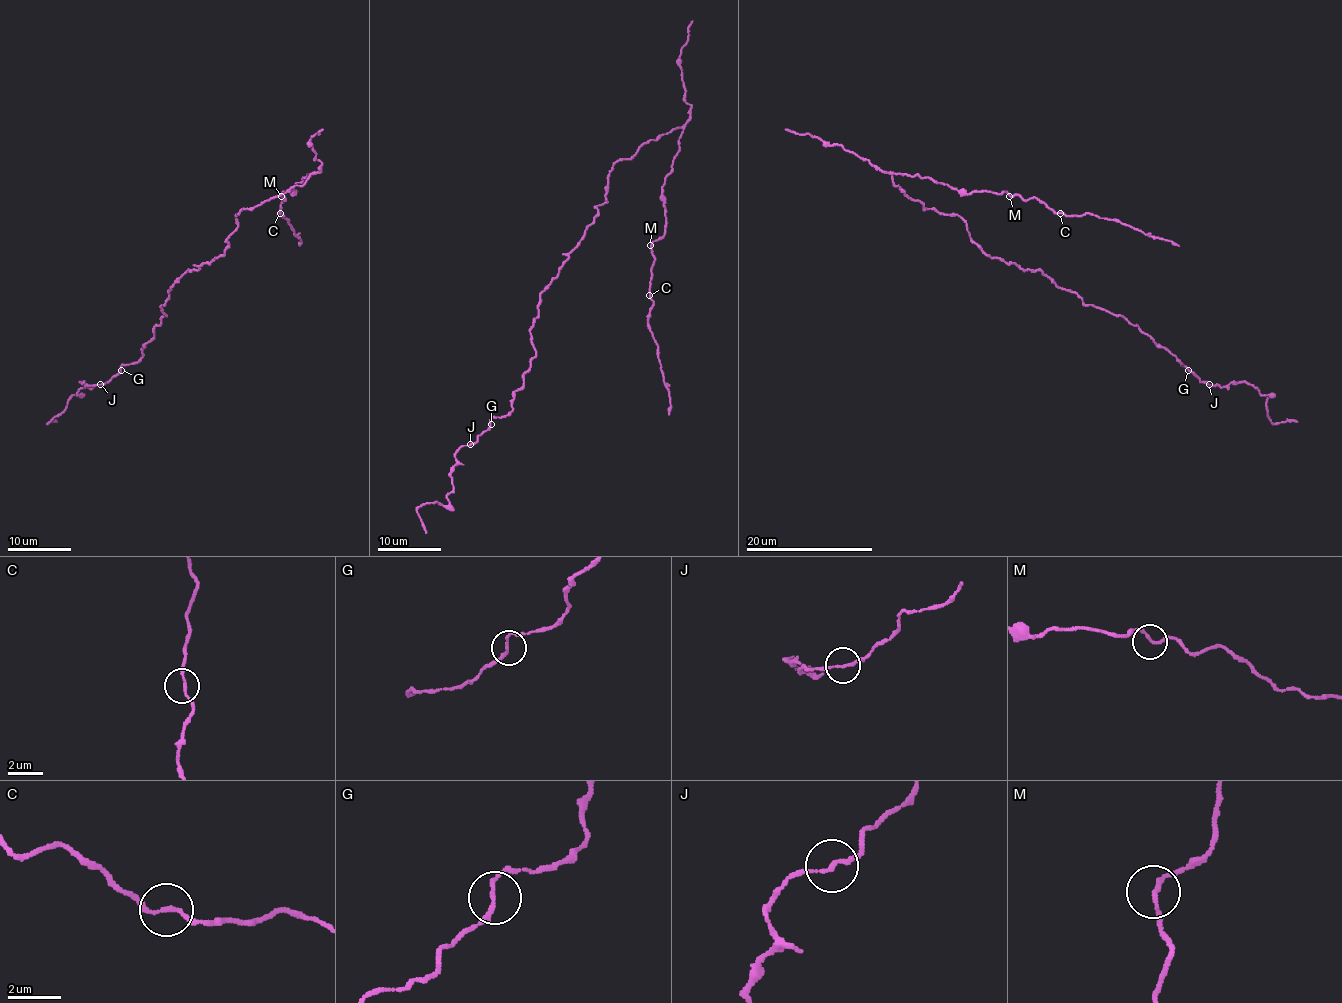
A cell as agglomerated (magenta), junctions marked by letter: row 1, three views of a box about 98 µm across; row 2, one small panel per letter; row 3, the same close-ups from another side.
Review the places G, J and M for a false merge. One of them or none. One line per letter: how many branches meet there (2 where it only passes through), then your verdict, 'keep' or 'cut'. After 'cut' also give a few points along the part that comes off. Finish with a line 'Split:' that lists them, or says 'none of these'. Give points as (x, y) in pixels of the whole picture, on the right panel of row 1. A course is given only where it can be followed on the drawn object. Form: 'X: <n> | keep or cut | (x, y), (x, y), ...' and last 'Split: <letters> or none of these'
G: 2 | keep
J: 2 | keep
M: 2 | keep
Split: none of these

